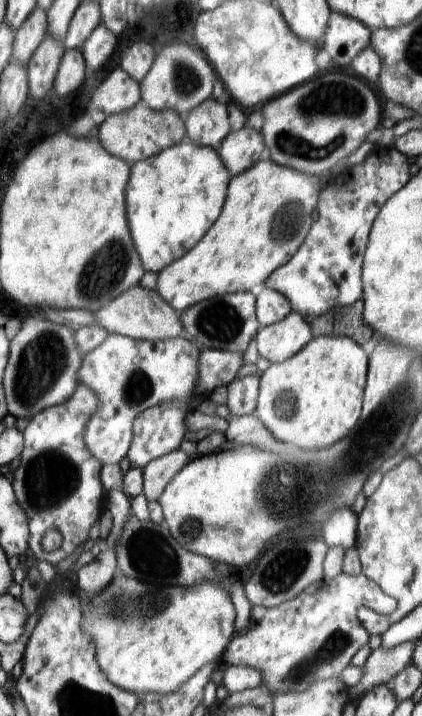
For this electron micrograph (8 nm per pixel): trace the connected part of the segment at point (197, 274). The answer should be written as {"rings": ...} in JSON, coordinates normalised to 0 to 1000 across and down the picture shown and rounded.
{"rings":[[[621,221],[578,243],[550,249],[550,265],[538,265],[540,288],[528,288],[531,299],[521,299],[521,310],[500,317],[502,327],[493,327],[483,338],[472,338],[455,355],[436,355],[436,359],[408,366],[372,383],[370,406],[422,439],[505,412],[595,408],[597,399],[611,401],[611,397],[621,397],[716,344],[735,316],[742,314],[739,299],[749,282],[756,282],[758,265],[756,249],[735,249],[720,240],[664,232],[640,221]]]}

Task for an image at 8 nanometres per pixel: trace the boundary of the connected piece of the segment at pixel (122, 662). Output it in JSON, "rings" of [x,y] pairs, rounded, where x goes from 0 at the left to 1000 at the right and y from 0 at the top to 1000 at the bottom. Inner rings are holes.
{"rings":[[[277,797],[265,813],[237,830],[211,834],[213,841],[199,849],[199,883],[223,894],[237,936],[275,958],[322,971],[412,969],[479,930],[498,927],[502,922],[526,920],[526,911],[538,908],[540,897],[552,894],[555,846],[540,827],[512,813],[479,813],[445,821],[412,816],[370,818],[322,807],[299,807]]]}

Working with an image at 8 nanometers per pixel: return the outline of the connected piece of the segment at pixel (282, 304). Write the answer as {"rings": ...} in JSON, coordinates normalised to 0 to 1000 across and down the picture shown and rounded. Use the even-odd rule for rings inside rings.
{"rings":[[[614,402],[607,408],[607,444],[616,457],[668,450],[694,430],[671,411],[642,402]]]}

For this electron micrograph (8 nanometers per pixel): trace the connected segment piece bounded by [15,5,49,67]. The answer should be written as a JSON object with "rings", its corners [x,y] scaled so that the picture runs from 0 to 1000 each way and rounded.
{"rings":[[[92,7],[57,36],[40,42],[36,80],[69,94],[83,74],[114,50],[114,17]]]}

